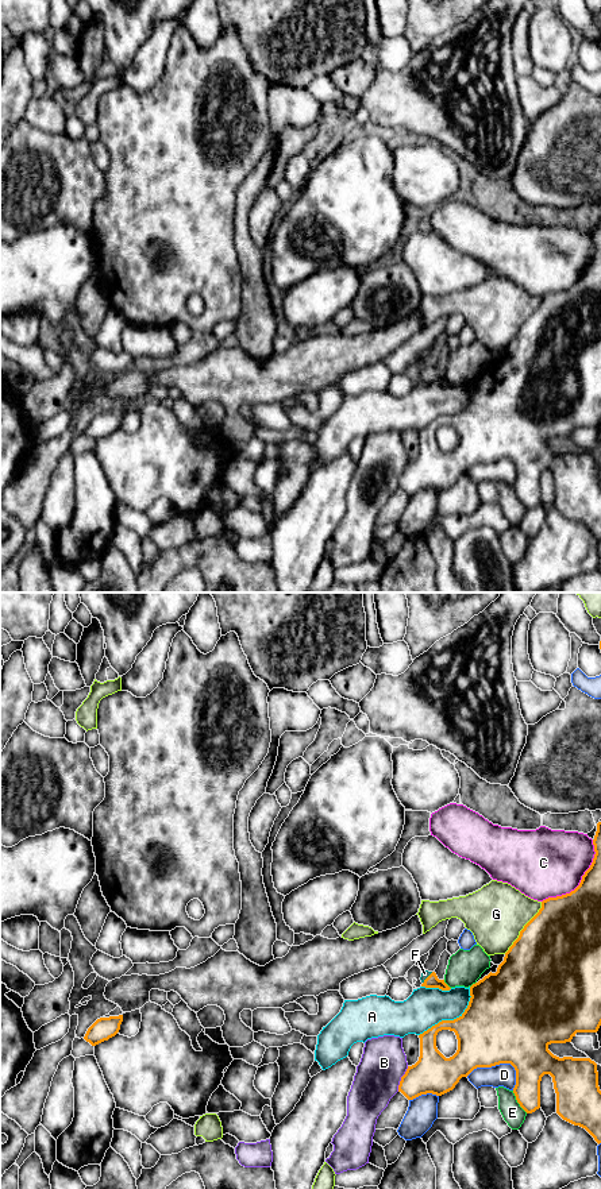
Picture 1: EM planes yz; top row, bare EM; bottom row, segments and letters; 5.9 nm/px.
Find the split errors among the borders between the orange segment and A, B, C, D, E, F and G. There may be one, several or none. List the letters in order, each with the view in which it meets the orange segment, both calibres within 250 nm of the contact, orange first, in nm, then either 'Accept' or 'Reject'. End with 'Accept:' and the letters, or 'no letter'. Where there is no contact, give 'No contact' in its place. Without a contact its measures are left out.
A: Touches orange in yz. Thickness 420 nm (orange) against 240 nm. Reject
B: Touches orange in yz. Thickness 240 nm (orange) against 280 nm. Reject
C: Touches orange in yz. Thickness 340 nm (orange) against 420 nm. Reject
D: Touches orange in yz. Thickness 480 nm (orange) against 140 nm. Reject
E: Touches orange in yz. Thickness 220 nm (orange) against 120 nm. Reject
F: Touches orange in yz. Thickness 80 nm (orange) against 50 nm. Accept
G: Touches orange in yz. Thickness 500 nm (orange) against 360 nm. Reject
Accept: F

